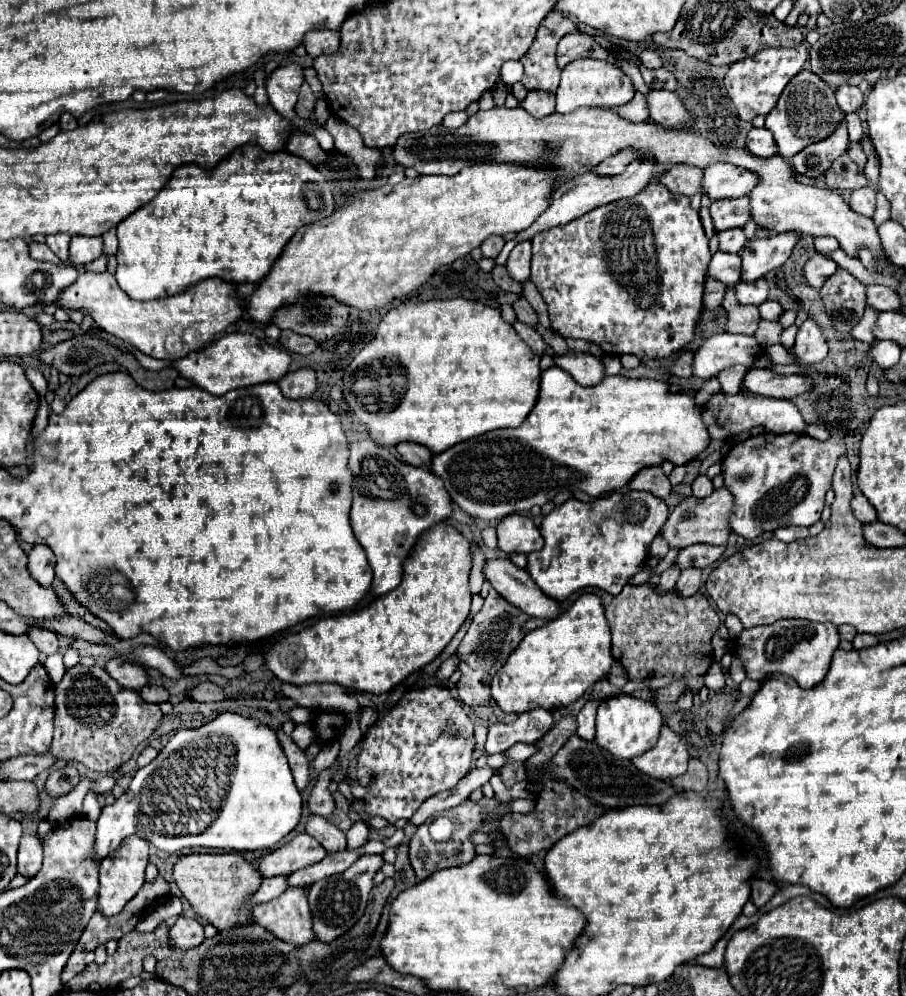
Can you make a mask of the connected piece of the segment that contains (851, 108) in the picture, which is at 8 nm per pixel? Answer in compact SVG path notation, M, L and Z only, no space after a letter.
M842 84L842 86L836 88L836 102L838 102L842 112L846 112L846 114L848 112L856 112L864 104L864 94L860 92L858 86Z

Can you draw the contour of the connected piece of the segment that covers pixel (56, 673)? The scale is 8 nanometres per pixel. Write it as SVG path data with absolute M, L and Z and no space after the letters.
M58 650L54 656L48 656L48 660L44 662L48 674L50 674L50 680L53 684L60 682L65 672L67 671L63 662L64 650Z

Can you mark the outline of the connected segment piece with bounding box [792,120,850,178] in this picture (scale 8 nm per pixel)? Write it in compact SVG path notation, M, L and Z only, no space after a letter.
M846 120L840 122L838 130L832 132L832 136L824 138L824 142L816 142L808 148L804 148L796 158L792 158L794 170L804 176L818 176L830 168L830 164L840 158L848 150L848 126Z

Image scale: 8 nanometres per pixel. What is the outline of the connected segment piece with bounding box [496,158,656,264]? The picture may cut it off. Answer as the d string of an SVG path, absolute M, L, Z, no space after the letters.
M636 158L634 162L630 162L626 166L626 172L622 172L618 176L598 176L594 172L586 172L586 174L580 174L580 176L574 176L574 178L562 182L554 190L552 204L548 206L548 210L542 216L538 216L536 222L530 228L518 232L514 240L506 242L506 246L502 248L502 252L496 258L496 264L506 264L506 258L508 258L510 250L516 244L520 244L524 240L530 240L530 238L534 238L536 234L540 234L544 230L550 230L554 226L564 226L564 224L580 218L582 214L586 214L586 212L590 212L590 210L594 210L594 208L598 208L602 204L610 204L610 202L620 200L620 198L632 198L632 196L640 194L640 190L644 190L654 180L654 170L656 170L656 162L652 162L652 158L644 158L644 162L640 162L640 158Z

